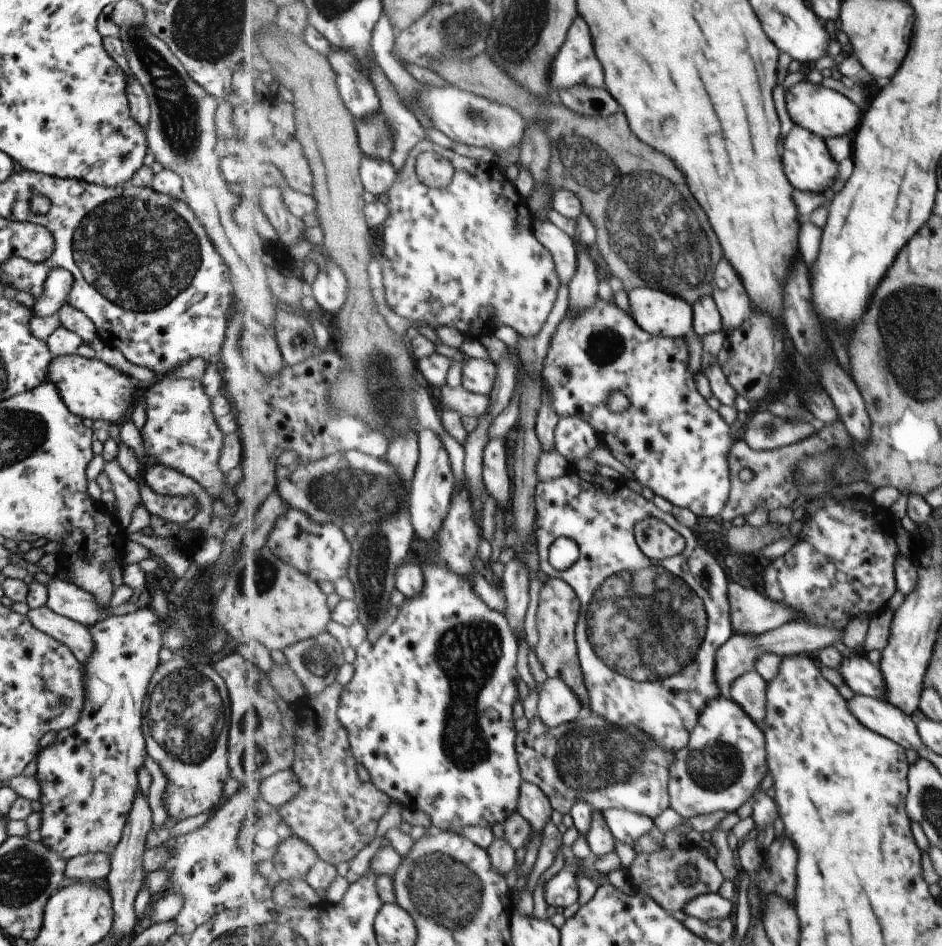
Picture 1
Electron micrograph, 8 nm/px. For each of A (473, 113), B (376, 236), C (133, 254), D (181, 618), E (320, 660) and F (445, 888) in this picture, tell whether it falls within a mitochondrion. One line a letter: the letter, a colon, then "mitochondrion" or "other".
A: mitochondrion
B: other
C: mitochondrion
D: other
E: mitochondrion
F: mitochondrion

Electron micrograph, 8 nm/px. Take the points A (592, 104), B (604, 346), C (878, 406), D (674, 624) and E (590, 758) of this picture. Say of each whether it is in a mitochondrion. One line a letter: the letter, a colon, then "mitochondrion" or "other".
A: mitochondrion
B: mitochondrion
C: mitochondrion
D: mitochondrion
E: mitochondrion

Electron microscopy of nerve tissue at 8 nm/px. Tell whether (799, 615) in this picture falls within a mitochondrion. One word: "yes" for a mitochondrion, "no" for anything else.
no

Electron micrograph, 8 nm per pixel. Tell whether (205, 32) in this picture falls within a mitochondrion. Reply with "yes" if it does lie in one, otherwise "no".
yes

